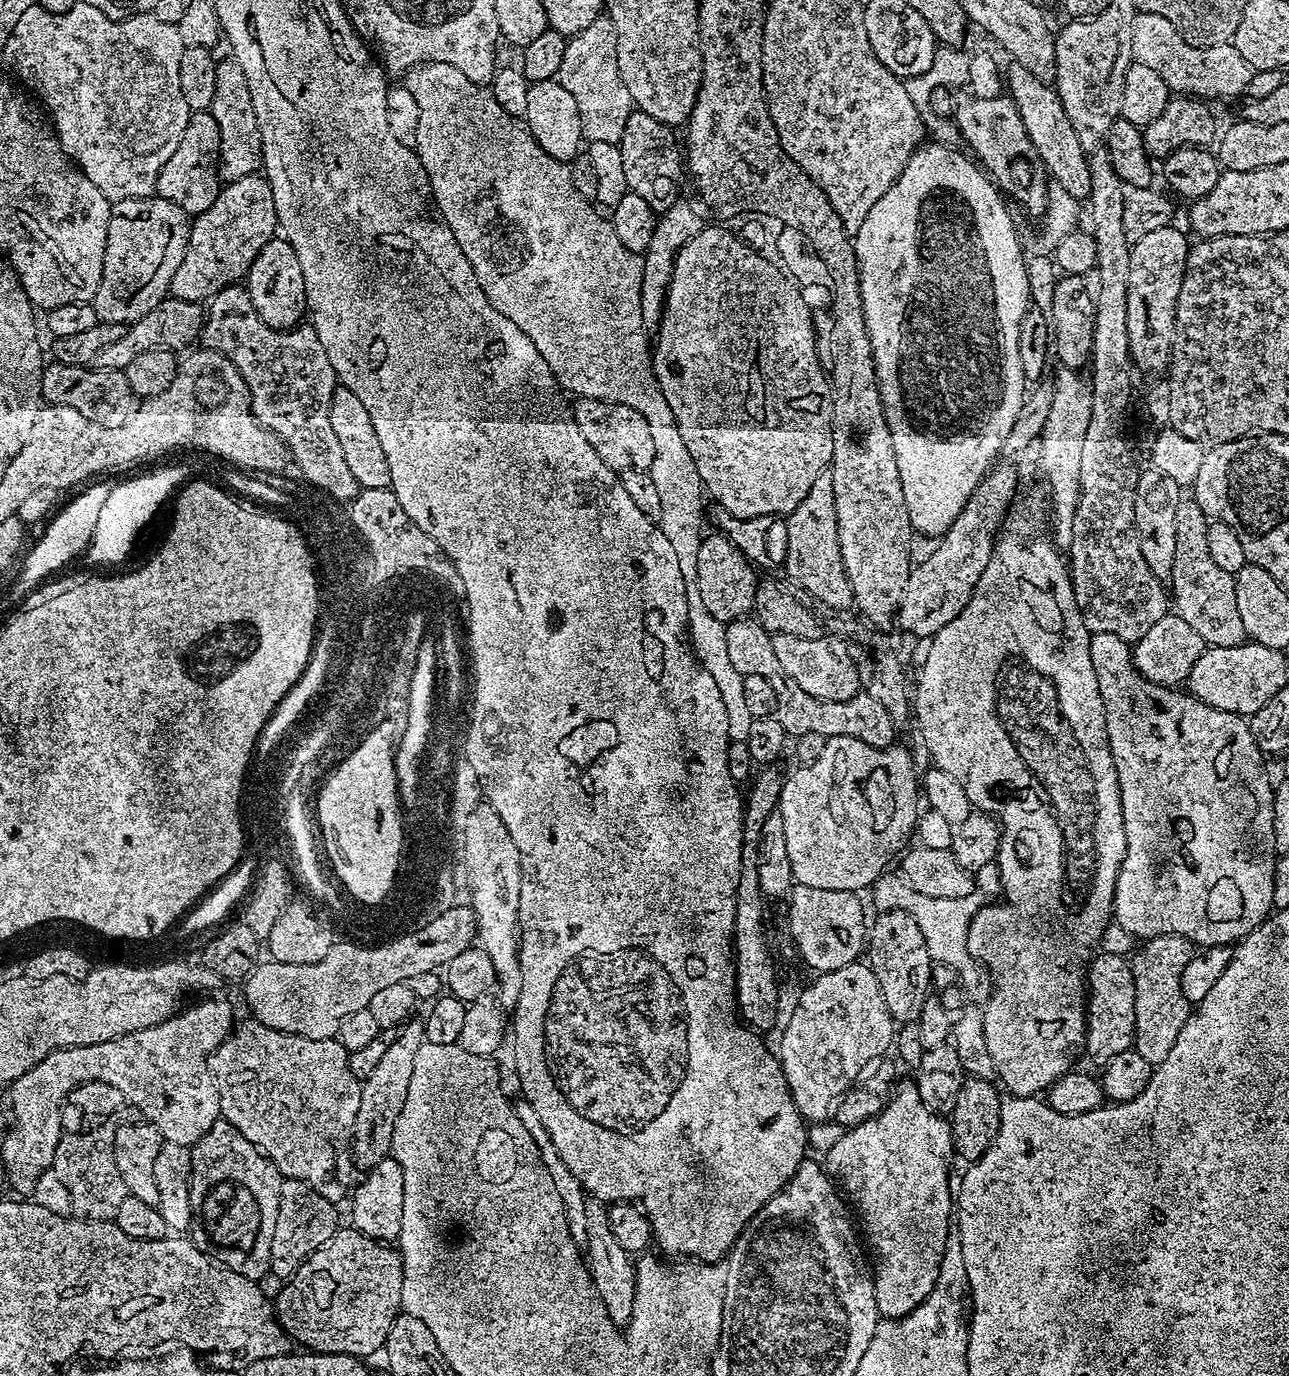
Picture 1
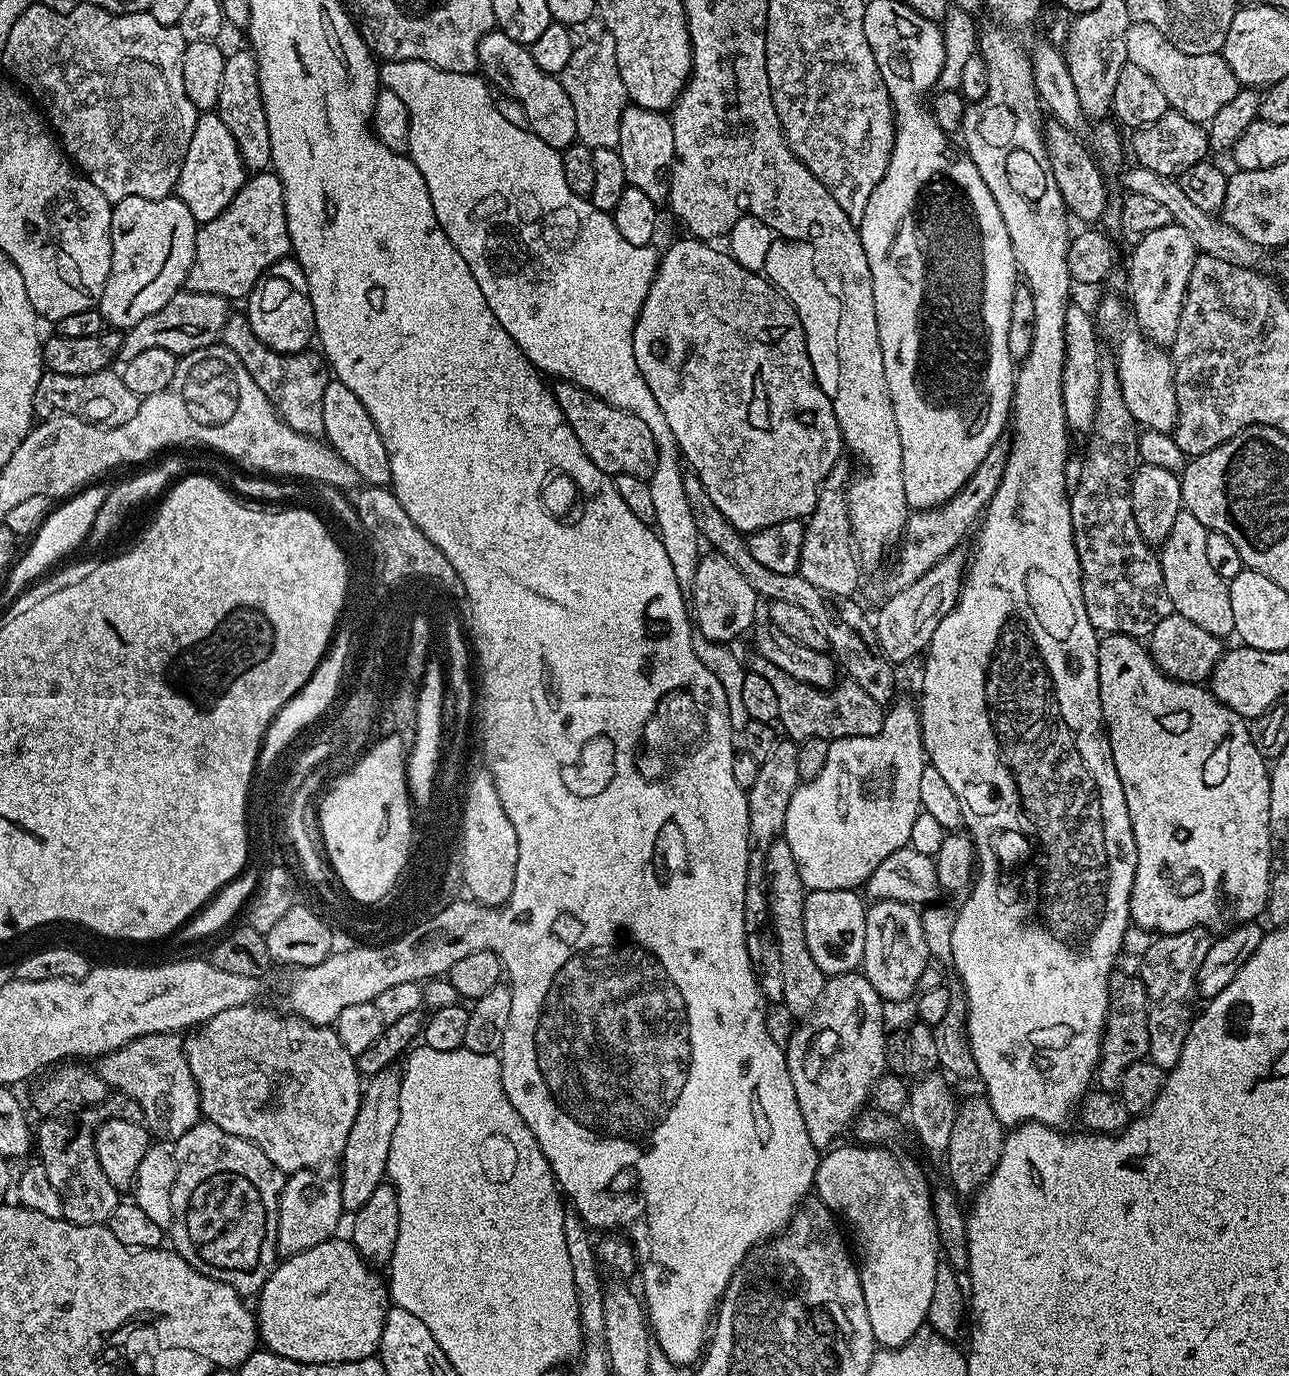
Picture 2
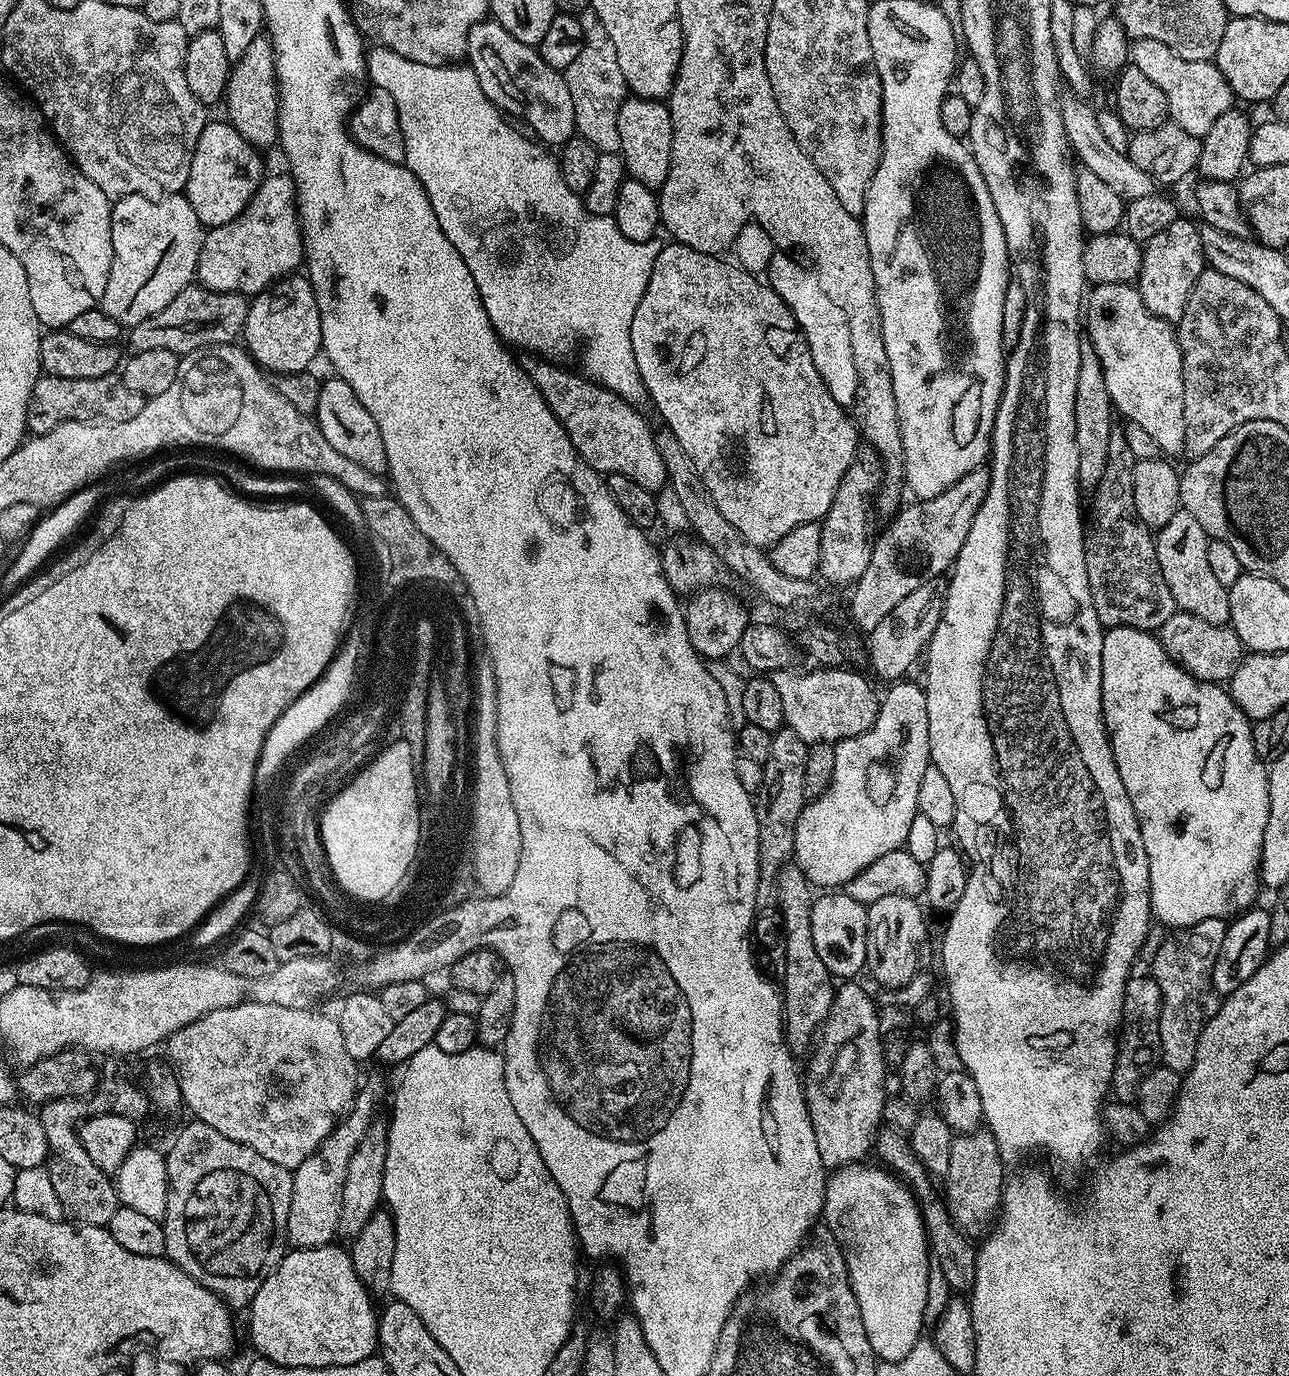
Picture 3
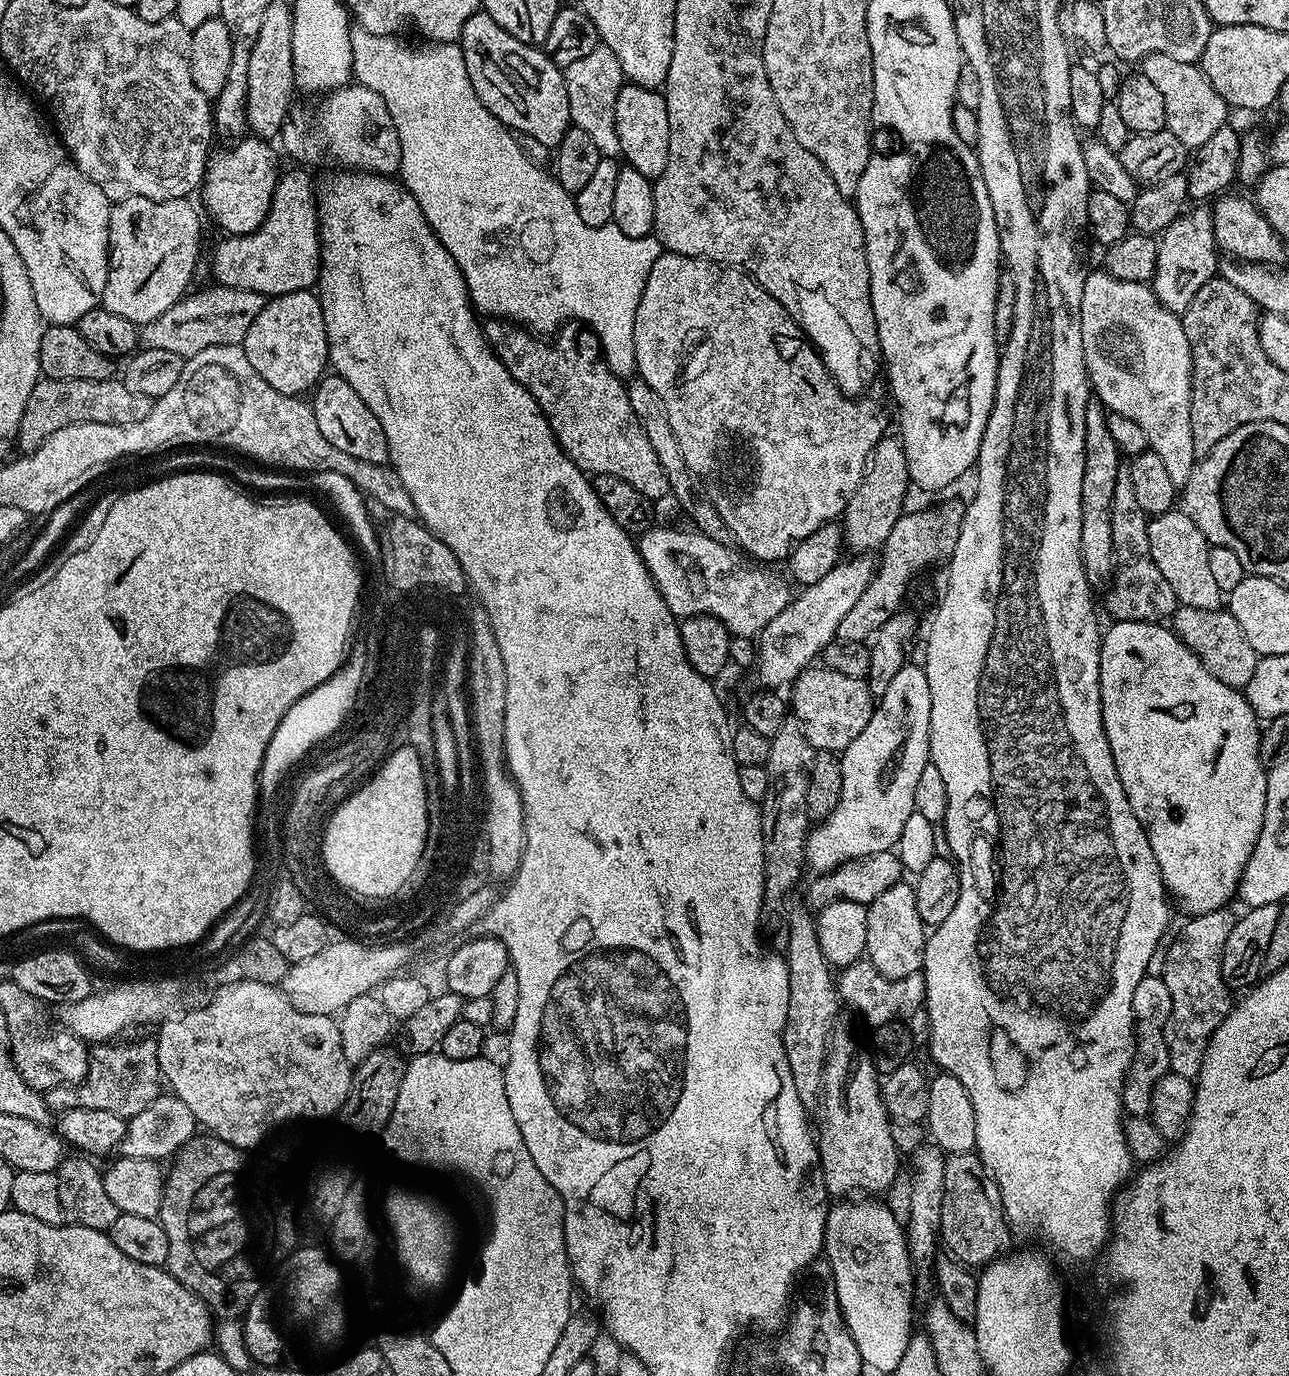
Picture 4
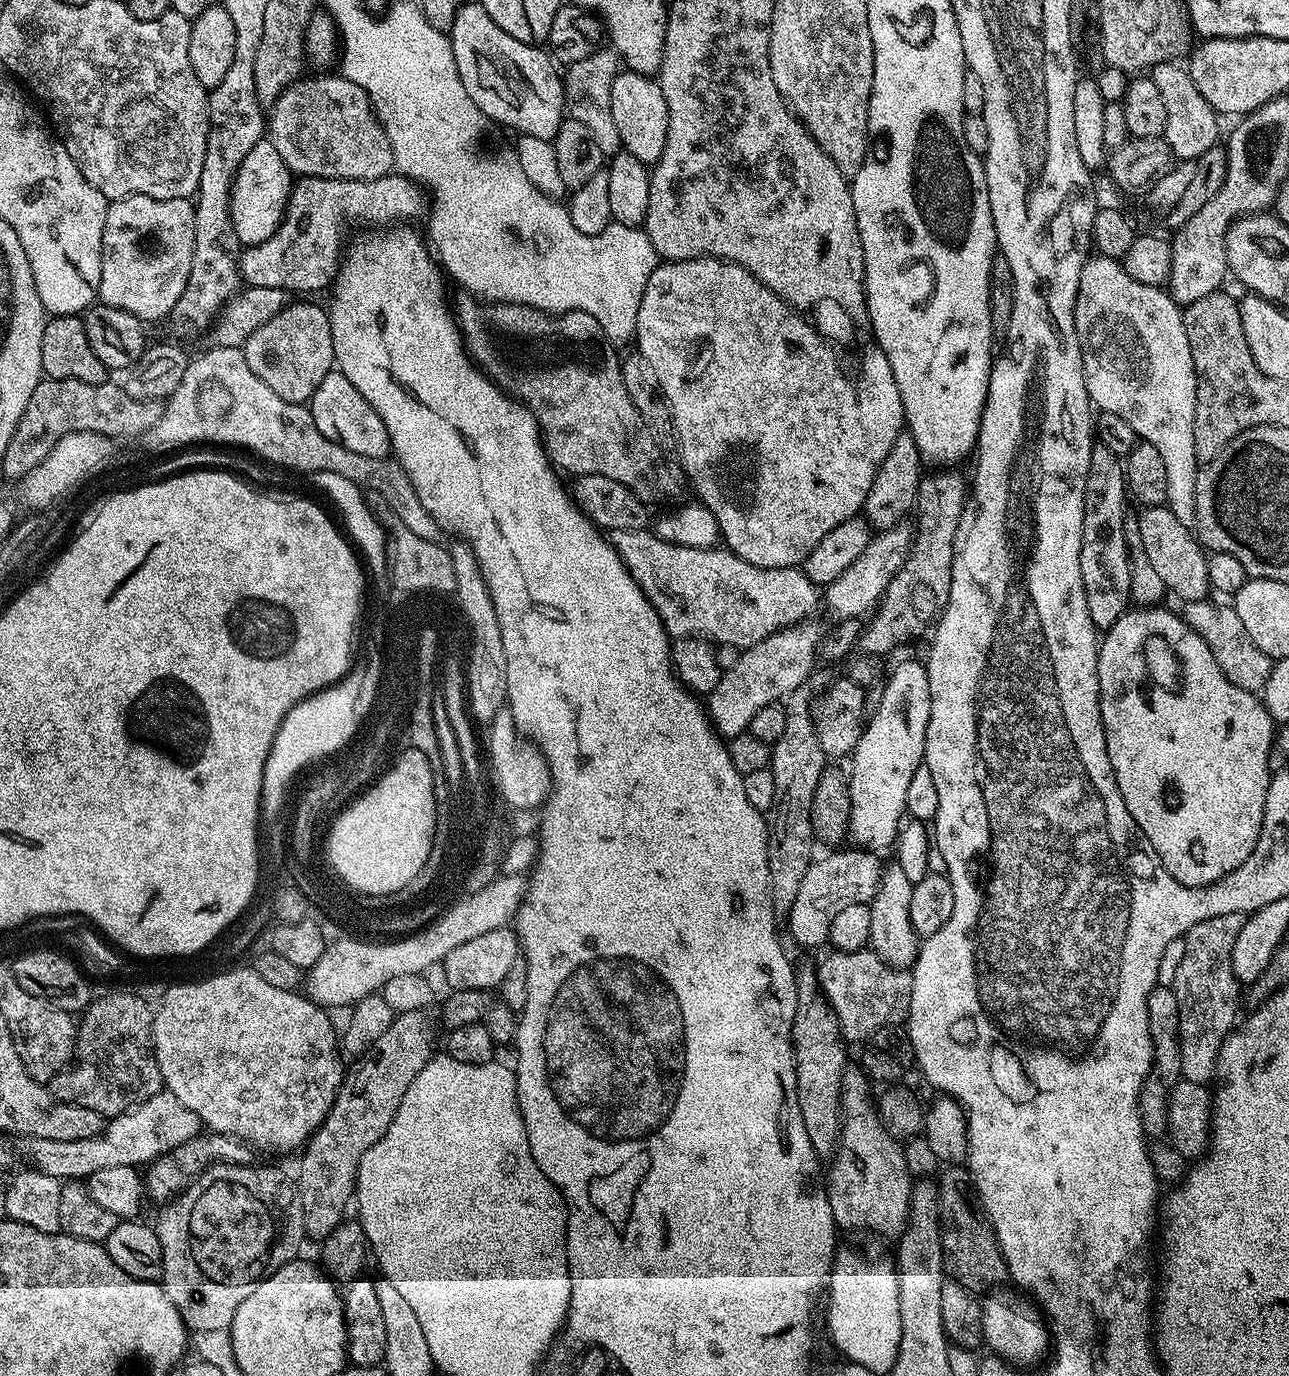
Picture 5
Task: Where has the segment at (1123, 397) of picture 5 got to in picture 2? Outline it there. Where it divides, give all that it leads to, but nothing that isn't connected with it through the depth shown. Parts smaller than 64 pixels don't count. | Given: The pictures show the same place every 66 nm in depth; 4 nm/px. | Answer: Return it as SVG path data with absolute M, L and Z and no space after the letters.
M1131 330L1116 344L1115 369L1120 379L1126 406L1130 406L1130 414L1137 425L1154 432L1171 433L1176 427L1178 402L1176 401L1176 369L1172 366L1171 355L1161 345L1145 340L1139 331Z

